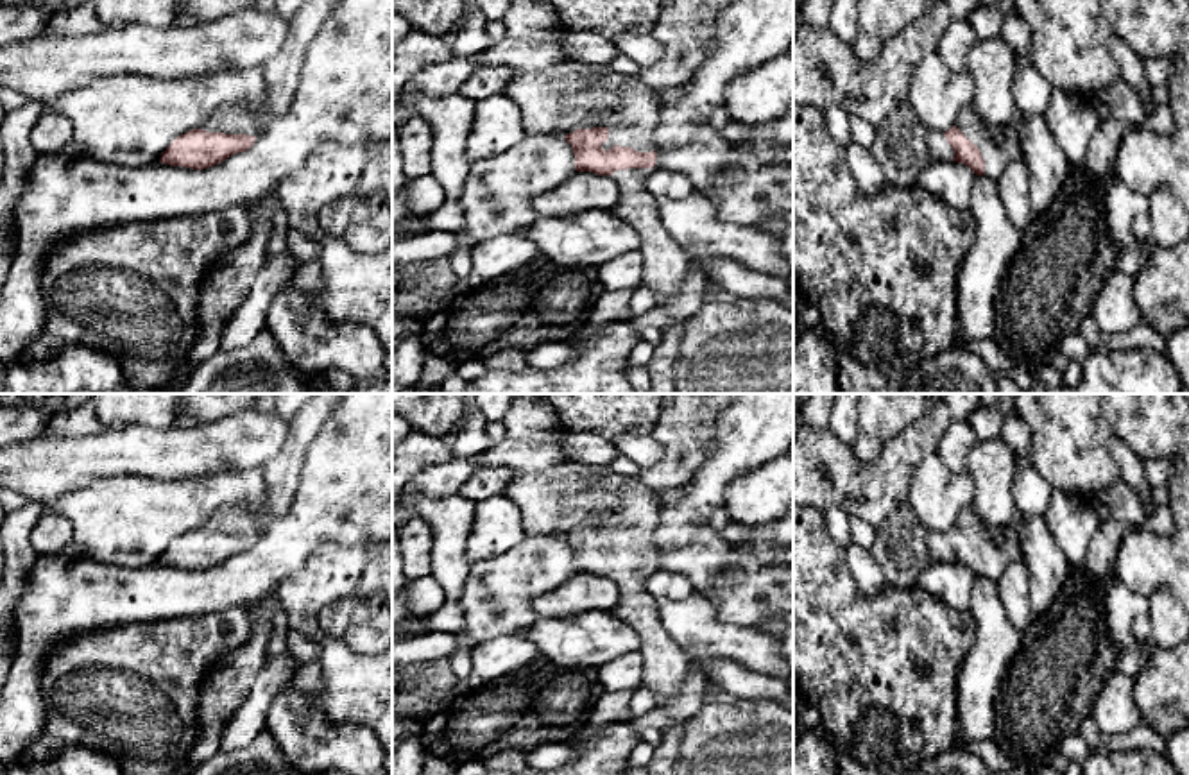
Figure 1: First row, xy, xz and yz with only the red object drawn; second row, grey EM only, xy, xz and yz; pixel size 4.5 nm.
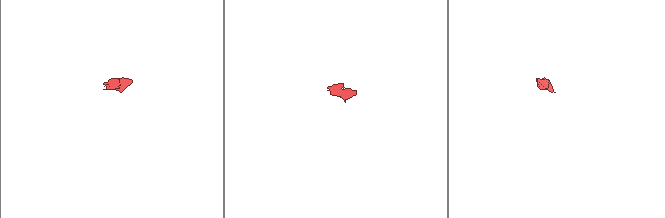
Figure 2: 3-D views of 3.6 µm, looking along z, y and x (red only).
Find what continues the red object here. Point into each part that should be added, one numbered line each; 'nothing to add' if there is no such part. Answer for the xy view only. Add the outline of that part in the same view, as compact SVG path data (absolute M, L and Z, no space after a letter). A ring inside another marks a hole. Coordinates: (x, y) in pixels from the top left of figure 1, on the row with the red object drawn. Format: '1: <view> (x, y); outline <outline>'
1: xy (231, 120); outline M222 107L201 129L208 132L258 136L254 120L244 107Z

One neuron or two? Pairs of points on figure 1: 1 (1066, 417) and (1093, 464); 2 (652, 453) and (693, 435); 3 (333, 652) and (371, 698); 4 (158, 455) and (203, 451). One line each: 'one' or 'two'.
1: one
2: two
3: one
4: one

